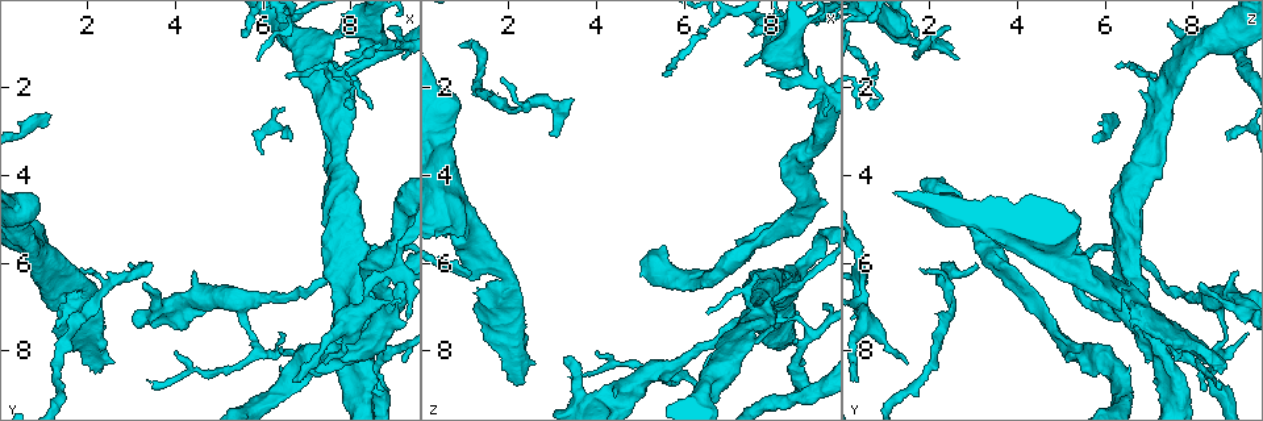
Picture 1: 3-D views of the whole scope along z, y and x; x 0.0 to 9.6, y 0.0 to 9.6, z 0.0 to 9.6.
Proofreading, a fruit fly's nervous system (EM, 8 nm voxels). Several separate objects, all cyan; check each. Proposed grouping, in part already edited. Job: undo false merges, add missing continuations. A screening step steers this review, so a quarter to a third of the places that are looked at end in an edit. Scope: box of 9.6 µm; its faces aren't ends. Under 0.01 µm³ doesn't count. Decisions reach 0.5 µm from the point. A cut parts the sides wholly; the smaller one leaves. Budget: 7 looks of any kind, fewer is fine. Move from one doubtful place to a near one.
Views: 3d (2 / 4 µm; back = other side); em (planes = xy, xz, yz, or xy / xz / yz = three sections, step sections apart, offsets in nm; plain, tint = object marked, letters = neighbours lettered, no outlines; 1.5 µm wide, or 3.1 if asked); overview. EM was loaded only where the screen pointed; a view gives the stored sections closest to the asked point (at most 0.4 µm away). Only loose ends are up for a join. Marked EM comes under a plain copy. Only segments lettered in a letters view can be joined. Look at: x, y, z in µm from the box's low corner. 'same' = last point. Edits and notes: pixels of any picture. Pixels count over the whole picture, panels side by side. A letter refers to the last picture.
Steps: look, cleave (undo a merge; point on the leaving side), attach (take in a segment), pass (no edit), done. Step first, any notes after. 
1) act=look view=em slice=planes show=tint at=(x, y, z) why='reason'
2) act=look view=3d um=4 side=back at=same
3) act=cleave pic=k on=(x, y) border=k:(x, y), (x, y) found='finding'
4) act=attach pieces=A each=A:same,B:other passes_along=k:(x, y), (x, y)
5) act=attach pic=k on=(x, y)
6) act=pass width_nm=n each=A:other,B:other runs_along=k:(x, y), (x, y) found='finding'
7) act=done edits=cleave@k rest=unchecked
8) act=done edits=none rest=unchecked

act=look view=3d um=4 at=(3.00, 6.05, 3.10) why='an open end'

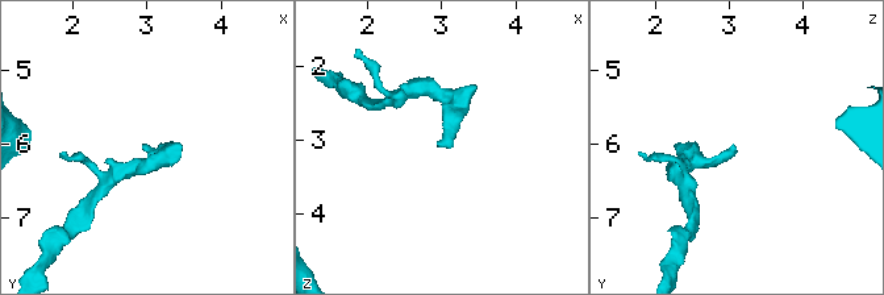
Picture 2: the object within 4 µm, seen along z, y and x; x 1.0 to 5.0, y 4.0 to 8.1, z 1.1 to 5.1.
act=look view=em slice=planes show=letters at=(2.90, 6.00, 3.05) why='now the EM'

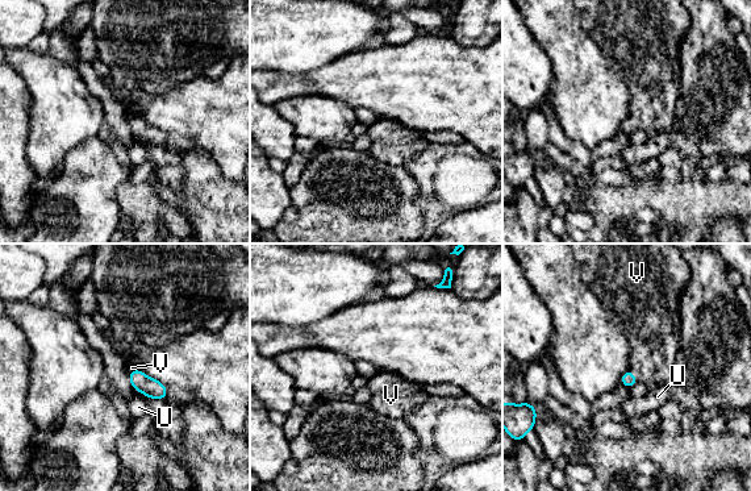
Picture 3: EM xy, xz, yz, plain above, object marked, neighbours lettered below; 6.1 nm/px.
act=attach pic=3 on=(654, 340) longest_contact=V:100nm each=U:other,V:same passes_along=3:(628, 379), (634, 375), (654, 340) found='the neuron continues'

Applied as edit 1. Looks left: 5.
act=look view=3d um=2 at=(3.35, 6.50, 8.15) why='free end'

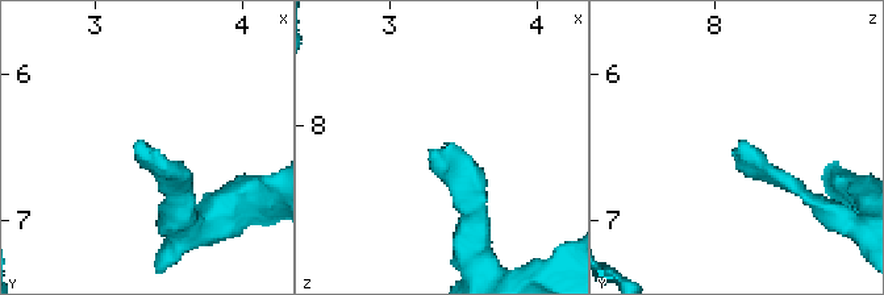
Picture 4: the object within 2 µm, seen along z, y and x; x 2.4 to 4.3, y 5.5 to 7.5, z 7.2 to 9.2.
act=look view=em slice=xy step=8 show=letters at=(3.30, 6.44, 8.18)

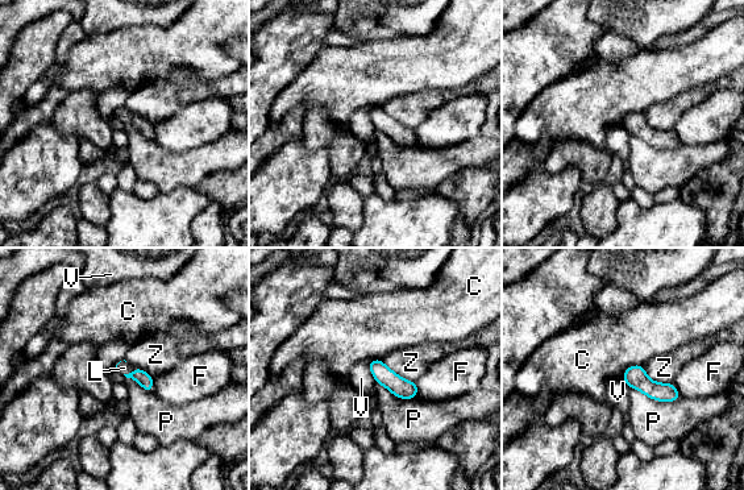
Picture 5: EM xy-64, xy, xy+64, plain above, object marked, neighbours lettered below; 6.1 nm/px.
act=look view=em slice=xz step=4 show=letters at=same

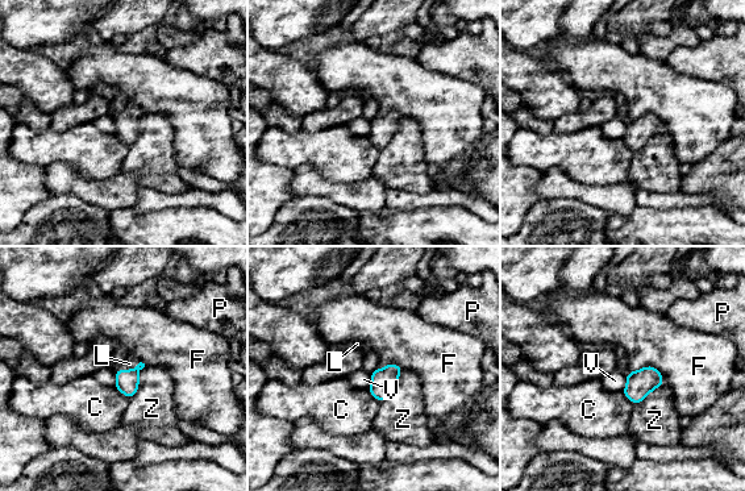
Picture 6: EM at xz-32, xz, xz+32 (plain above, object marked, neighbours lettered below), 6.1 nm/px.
act=attach pic=6 on=(129, 363) each=C:other,F:other,L:same,P:other,V:other,Z:other passes_along=6:(127, 381), (128, 370), (129, 363) found='it goes on there'

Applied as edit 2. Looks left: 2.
act=done edits=attach@3,attach@6 rest=unchecked

